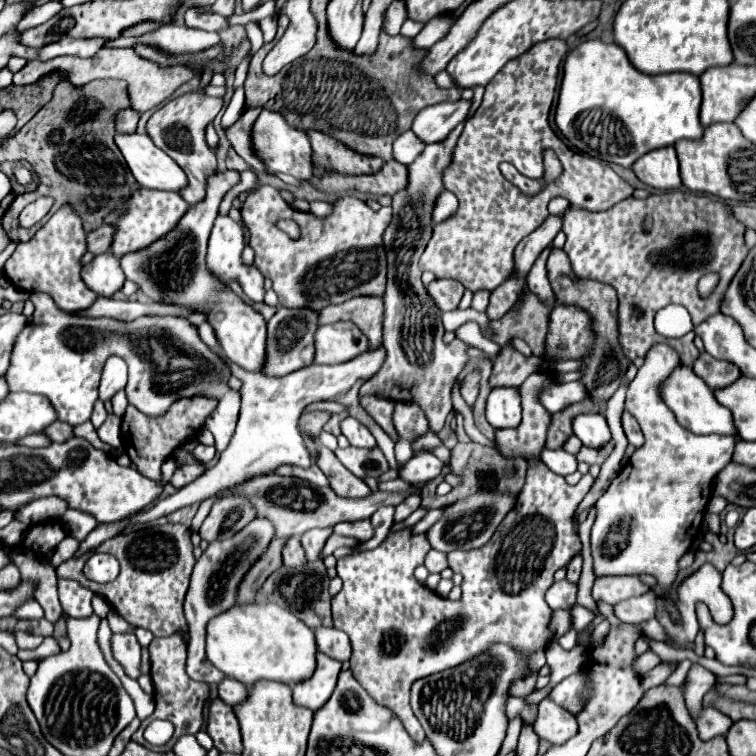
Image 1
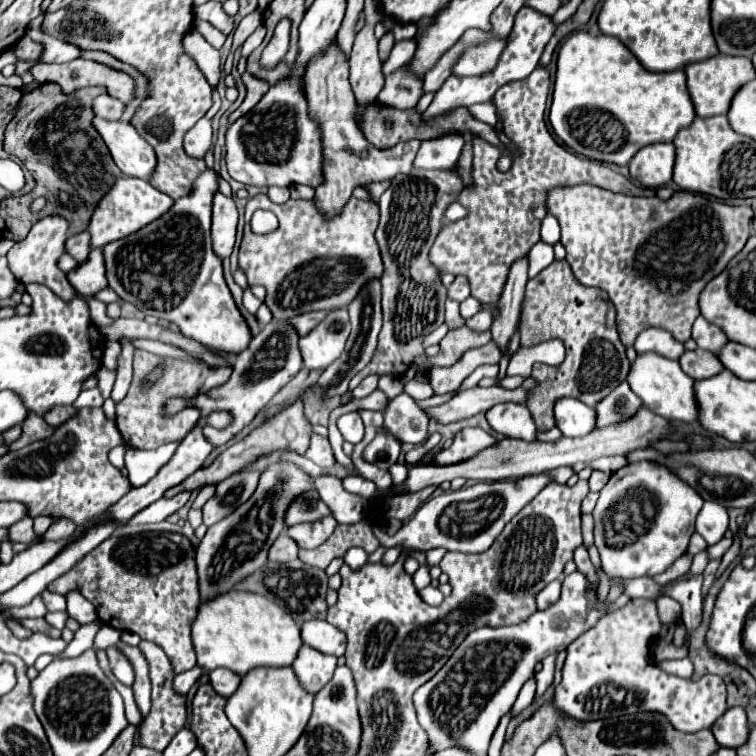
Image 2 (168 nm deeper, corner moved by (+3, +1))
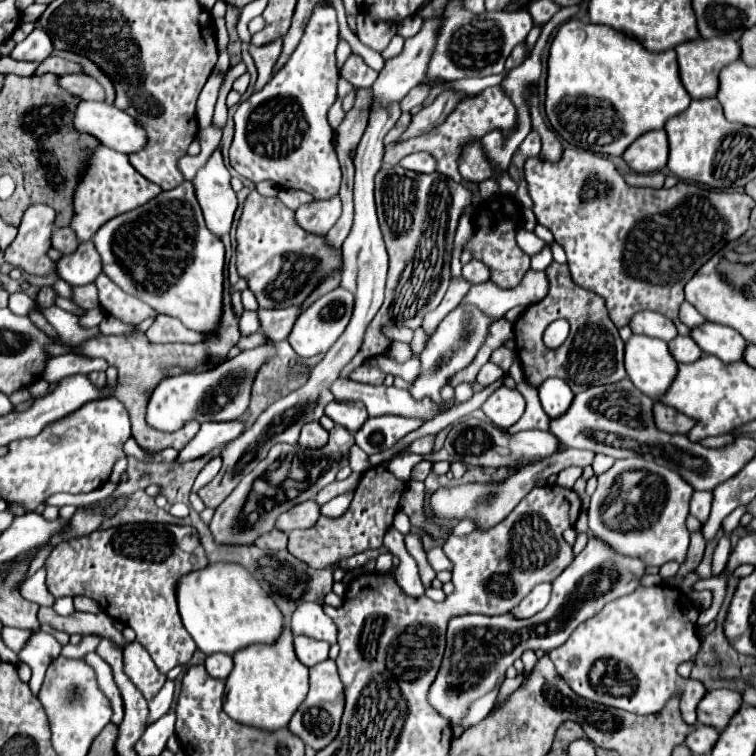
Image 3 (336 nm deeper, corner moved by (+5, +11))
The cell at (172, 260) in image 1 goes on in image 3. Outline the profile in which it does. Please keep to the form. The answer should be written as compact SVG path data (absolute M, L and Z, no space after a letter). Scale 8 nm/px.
M191 181L107 221L95 233L95 247L103 259L103 273L125 293L139 297L157 313L181 319L193 331L219 329L225 249L221 239L207 229Z

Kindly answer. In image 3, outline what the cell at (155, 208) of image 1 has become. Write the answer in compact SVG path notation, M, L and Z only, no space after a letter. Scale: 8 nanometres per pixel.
M99 147L89 157L87 171L75 191L75 217L71 221L71 227L75 229L79 241L89 241L93 237L93 233L101 225L105 225L109 219L145 205L159 193L161 193L159 185L155 185L155 183L147 181L143 175L139 175L133 169L133 165L129 163L127 155L111 151L107 147Z

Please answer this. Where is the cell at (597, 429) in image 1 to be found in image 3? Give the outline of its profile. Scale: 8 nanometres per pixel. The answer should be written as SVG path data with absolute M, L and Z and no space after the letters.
M547 379L539 387L541 405L551 419L567 413L573 397L575 397L575 393L571 391L571 387L565 381L559 381L559 379Z

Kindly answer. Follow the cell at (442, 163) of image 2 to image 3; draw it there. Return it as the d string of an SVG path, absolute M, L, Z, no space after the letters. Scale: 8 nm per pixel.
M411 153L401 161L401 167L417 171L417 173L433 173L435 157L431 157L431 153Z

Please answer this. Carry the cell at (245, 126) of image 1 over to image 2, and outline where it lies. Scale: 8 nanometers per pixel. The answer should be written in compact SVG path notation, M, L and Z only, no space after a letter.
M249 71L243 73L243 83L245 83L245 87L247 87L247 97L245 97L245 101L241 103L241 107L239 107L235 113L231 113L229 123L233 123L235 119L239 119L239 117L245 115L247 111L251 111L251 109L261 101L261 97L269 91L269 83L263 81L263 79L257 79L257 77L251 75Z

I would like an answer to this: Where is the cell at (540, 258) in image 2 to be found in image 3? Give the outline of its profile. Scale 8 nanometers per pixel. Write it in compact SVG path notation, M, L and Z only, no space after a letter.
M519 229L517 231L517 243L519 247L527 253L527 255L535 255L539 253L543 247L547 247L547 243L543 239L539 239L533 231L527 231L527 229Z

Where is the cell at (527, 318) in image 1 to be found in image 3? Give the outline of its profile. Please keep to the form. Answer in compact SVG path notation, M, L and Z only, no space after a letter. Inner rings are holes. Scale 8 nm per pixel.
M551 263L547 269L549 293L541 301L529 305L515 321L515 347L521 357L521 367L525 373L525 383L531 387L539 387L549 377L559 377L573 387L573 393L581 393L589 385L607 385L621 381L627 373L623 369L623 341L619 337L617 327L611 323L607 315L605 301L579 285L573 283L569 267L561 263ZM555 319L567 319L571 323L571 333L567 341L559 349L547 349L541 341L543 331Z

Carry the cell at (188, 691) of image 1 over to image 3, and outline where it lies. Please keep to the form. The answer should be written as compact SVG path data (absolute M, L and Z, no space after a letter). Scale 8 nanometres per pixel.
M133 641L125 647L123 657L125 657L125 673L131 677L131 681L137 685L137 689L143 693L143 697L147 701L151 701L155 697L155 693L159 693L159 689L163 687L167 677L155 669L151 655L137 641Z

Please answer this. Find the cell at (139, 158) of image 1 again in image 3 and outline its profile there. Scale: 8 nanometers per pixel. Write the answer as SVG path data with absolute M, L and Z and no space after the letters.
M81 101L75 111L75 129L95 135L105 147L131 155L147 145L143 127L115 105Z

